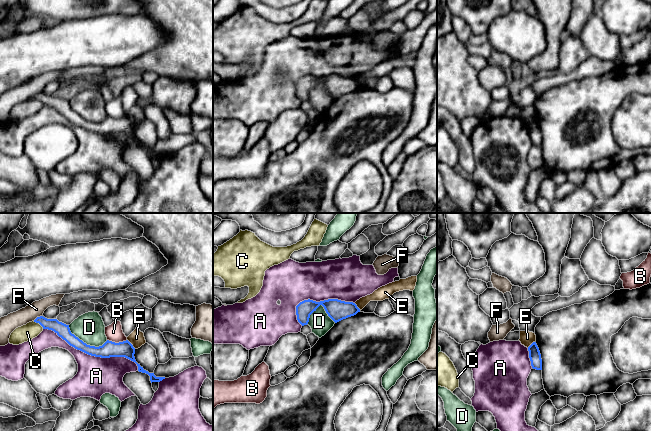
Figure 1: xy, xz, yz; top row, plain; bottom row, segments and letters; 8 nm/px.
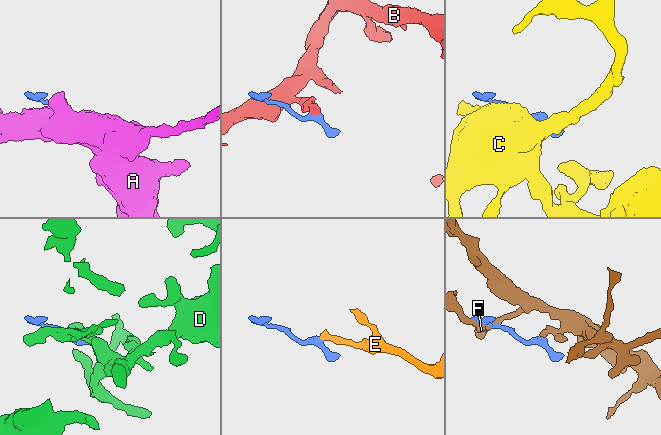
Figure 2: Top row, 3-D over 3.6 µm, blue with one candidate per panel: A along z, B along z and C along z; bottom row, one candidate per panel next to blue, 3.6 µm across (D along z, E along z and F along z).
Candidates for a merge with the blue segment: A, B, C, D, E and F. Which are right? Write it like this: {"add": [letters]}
{"add": []}

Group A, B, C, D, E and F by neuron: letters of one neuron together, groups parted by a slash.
A / B / C / D / E / F

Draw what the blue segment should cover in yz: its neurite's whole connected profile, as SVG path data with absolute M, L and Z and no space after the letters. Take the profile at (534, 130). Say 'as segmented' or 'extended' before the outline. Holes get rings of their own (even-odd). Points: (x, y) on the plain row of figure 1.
as segmented | M533 118L529 123L529 134L533 145L542 146L542 135L539 124L536 118Z

